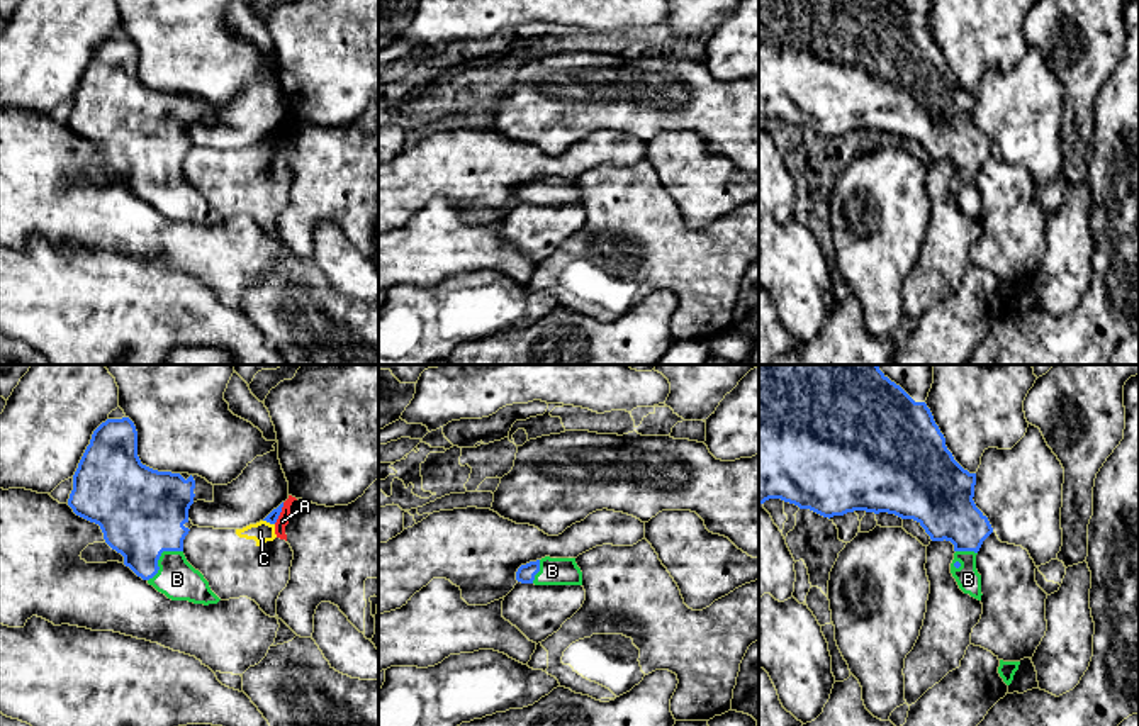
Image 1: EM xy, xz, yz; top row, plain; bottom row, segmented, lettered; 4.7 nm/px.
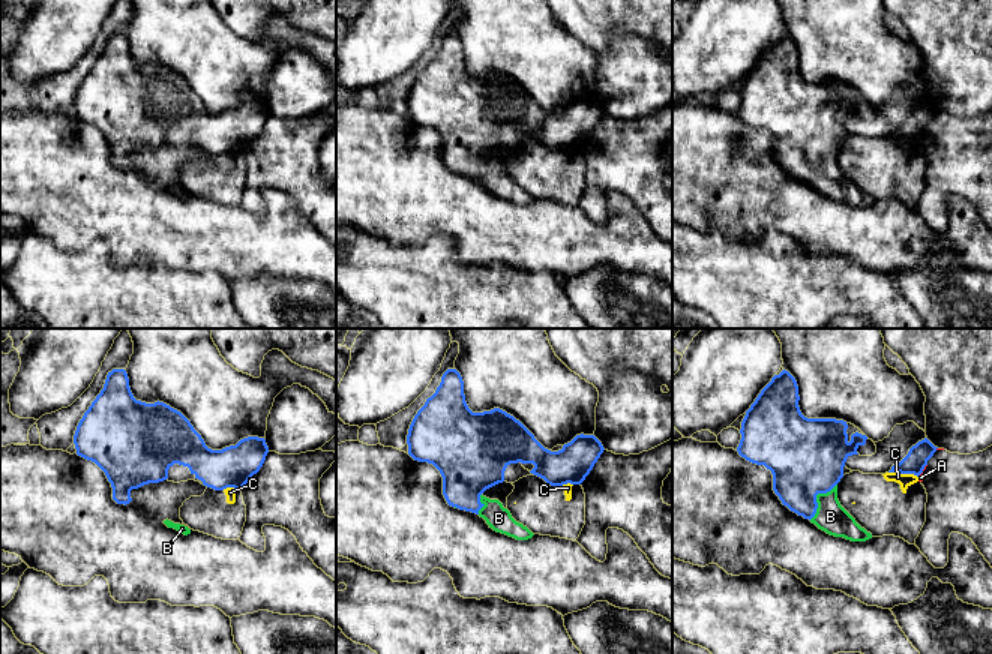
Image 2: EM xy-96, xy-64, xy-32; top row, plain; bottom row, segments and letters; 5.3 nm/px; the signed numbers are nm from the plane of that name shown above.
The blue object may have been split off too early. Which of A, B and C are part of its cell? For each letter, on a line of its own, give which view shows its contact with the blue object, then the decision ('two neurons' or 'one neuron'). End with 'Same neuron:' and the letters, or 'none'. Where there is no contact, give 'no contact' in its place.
A: meets blue in xy; two neurons
B: meets blue in xy; one neuron
C: meets blue in xy; two neurons
Same neuron: B

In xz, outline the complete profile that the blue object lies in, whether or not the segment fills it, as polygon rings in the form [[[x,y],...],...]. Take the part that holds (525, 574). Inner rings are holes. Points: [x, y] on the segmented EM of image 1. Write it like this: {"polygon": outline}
{"polygon": [[[550,558],[521,565],[516,580],[535,585],[582,585],[582,572],[575,558]]]}

